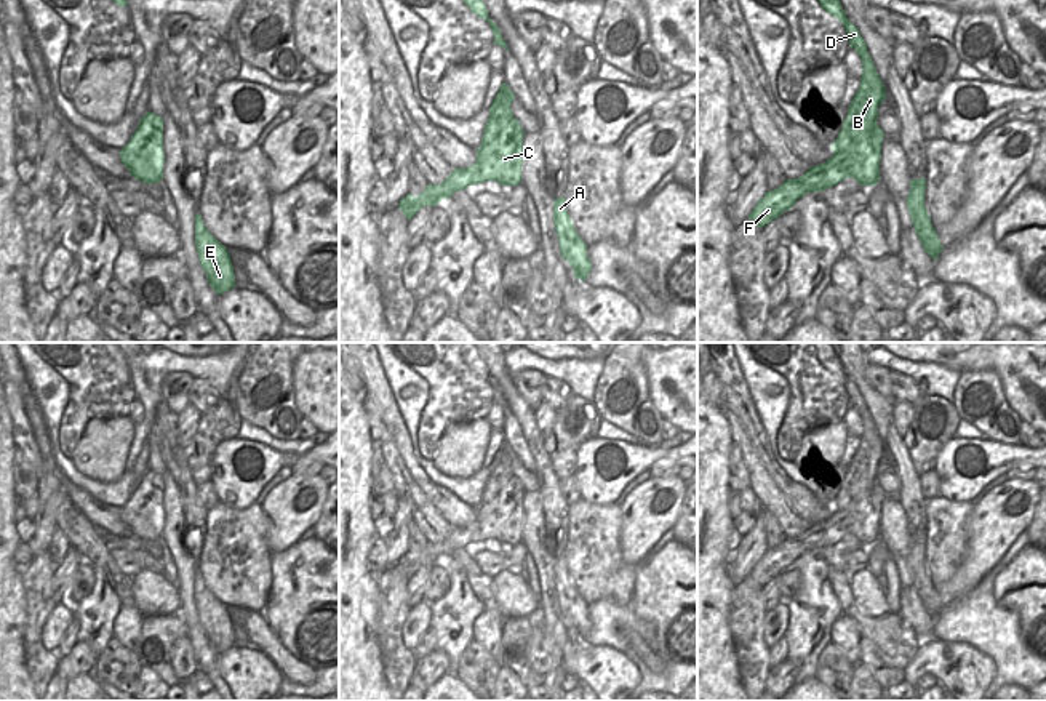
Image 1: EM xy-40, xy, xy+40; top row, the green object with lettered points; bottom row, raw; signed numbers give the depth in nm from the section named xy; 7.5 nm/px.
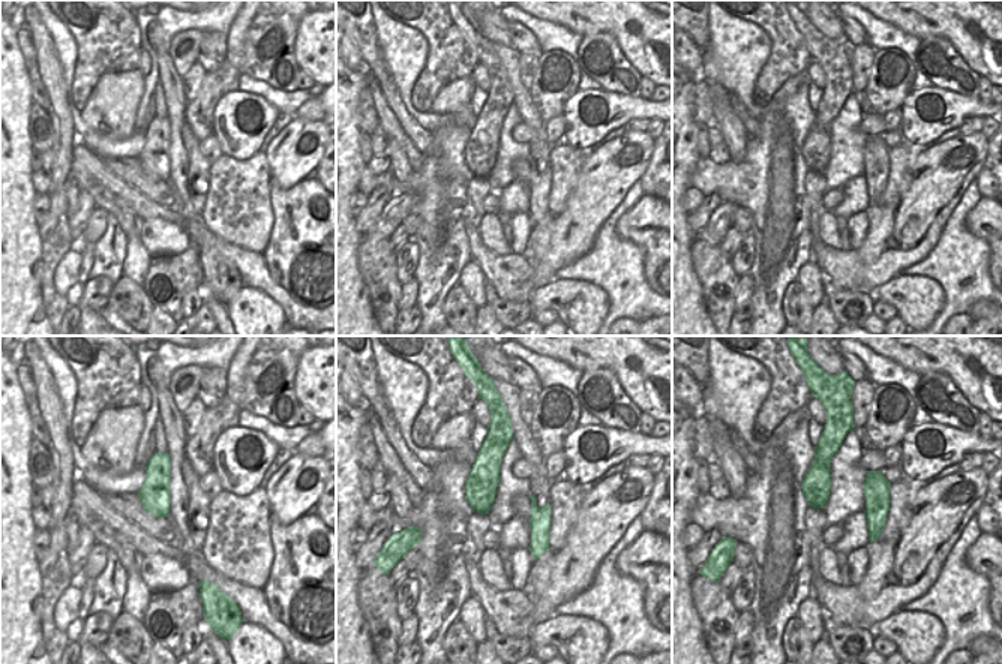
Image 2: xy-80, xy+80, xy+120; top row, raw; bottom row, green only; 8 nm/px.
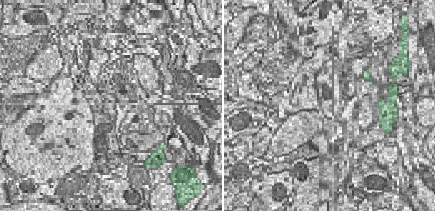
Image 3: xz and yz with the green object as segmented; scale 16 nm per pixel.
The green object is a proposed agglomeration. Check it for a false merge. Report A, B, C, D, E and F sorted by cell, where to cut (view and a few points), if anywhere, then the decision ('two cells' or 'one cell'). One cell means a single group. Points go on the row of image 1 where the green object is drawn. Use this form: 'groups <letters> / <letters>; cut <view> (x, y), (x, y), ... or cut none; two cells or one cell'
groups A B D E / C F; cut xy+40 (875, 124), (867, 140), (834, 154); two cells

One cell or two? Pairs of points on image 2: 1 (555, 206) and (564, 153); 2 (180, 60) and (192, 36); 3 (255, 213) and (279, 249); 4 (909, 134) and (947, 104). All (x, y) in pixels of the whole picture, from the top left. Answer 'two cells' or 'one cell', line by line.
1: one cell
2: one cell
3: two cells
4: one cell

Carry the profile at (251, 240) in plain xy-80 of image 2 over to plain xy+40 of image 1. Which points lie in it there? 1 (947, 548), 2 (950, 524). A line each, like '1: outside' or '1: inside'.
1: inside
2: inside

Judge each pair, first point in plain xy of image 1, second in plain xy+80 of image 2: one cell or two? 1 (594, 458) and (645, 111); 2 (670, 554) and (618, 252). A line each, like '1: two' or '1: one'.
1: one
2: two

